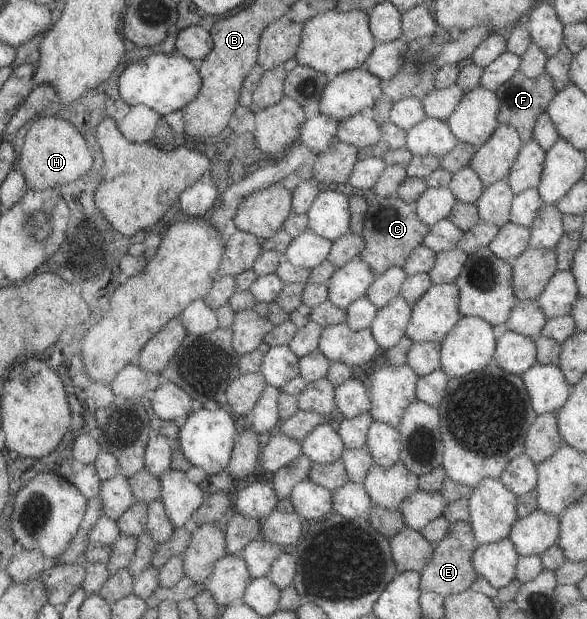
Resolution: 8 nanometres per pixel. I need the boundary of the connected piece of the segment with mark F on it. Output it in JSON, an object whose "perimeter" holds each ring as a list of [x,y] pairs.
{"perimeter":[[[518,71],[513,73],[505,83],[499,85],[494,91],[498,101],[498,112],[496,115],[498,123],[515,128],[522,142],[529,141],[535,120],[545,111],[546,105],[555,92],[551,77],[545,73],[539,74],[534,78],[525,77]]]}

